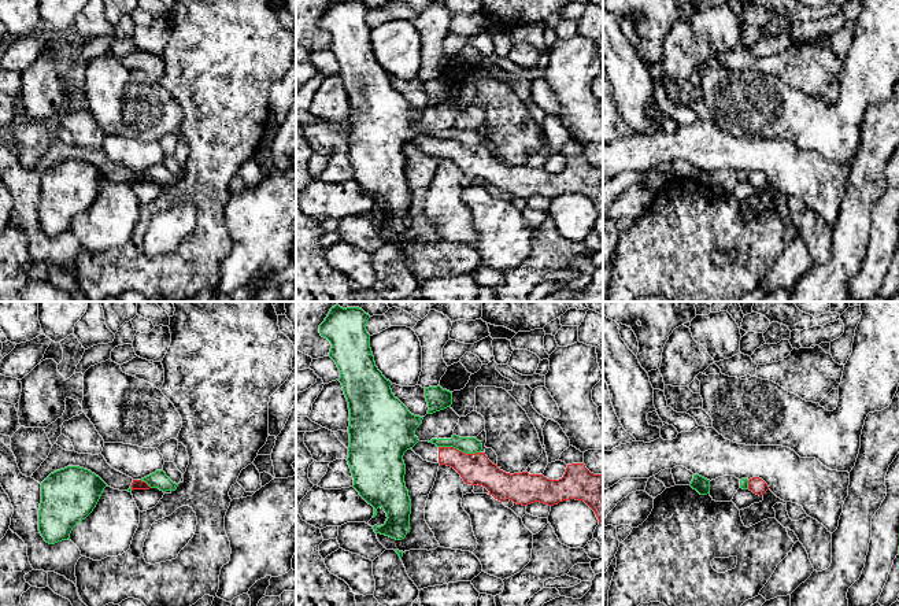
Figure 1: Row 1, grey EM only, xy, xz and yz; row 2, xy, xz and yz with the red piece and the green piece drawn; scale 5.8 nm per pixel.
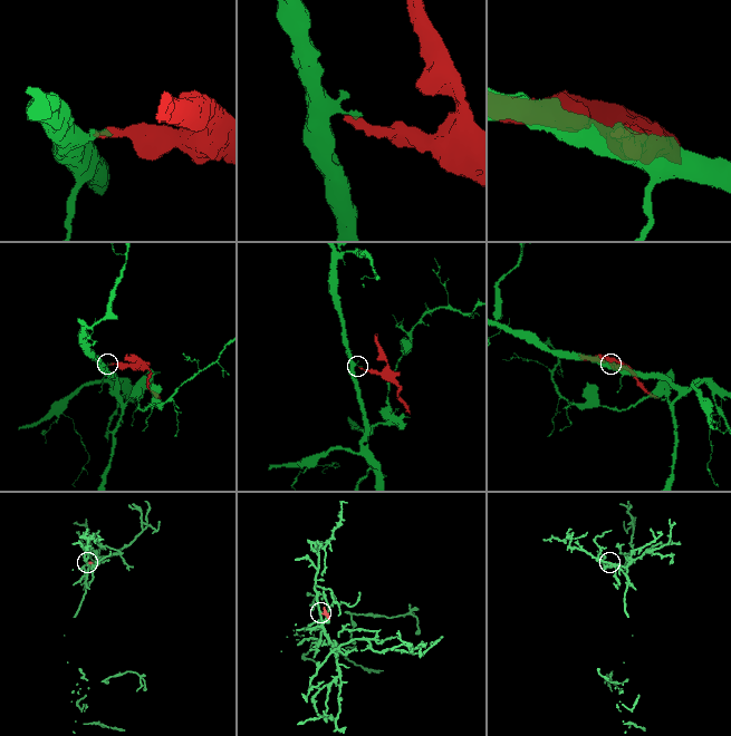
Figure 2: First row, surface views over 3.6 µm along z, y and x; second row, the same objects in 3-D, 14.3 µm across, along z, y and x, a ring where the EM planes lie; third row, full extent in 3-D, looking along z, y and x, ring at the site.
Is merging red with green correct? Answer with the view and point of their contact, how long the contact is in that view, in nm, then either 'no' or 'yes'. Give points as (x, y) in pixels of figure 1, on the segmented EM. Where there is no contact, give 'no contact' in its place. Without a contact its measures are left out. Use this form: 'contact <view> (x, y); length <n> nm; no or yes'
contact xz (458, 450); length 260 nm; no

